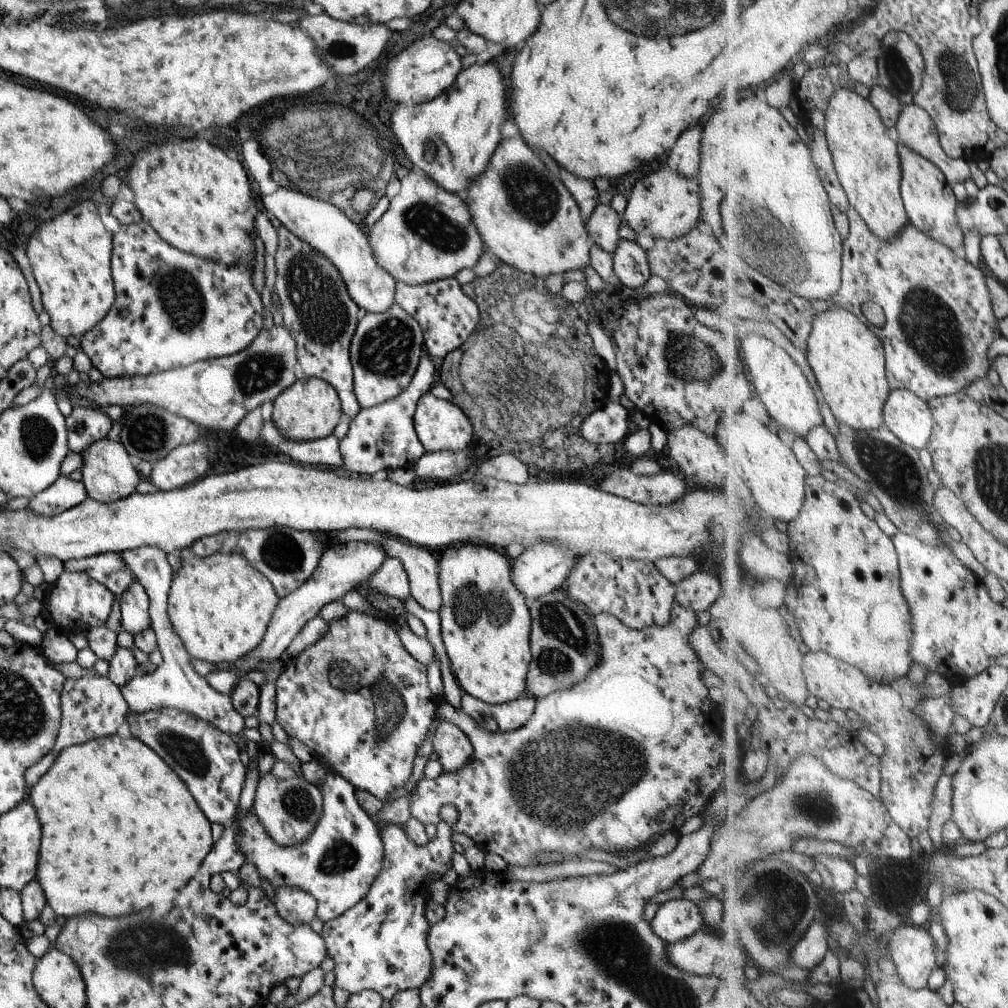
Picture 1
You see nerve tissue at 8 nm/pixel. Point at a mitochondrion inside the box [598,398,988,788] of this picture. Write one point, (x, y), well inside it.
(894, 471)

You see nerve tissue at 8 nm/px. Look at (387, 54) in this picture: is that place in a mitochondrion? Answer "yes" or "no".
no

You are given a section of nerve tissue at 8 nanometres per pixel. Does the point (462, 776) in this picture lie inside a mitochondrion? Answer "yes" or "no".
no

